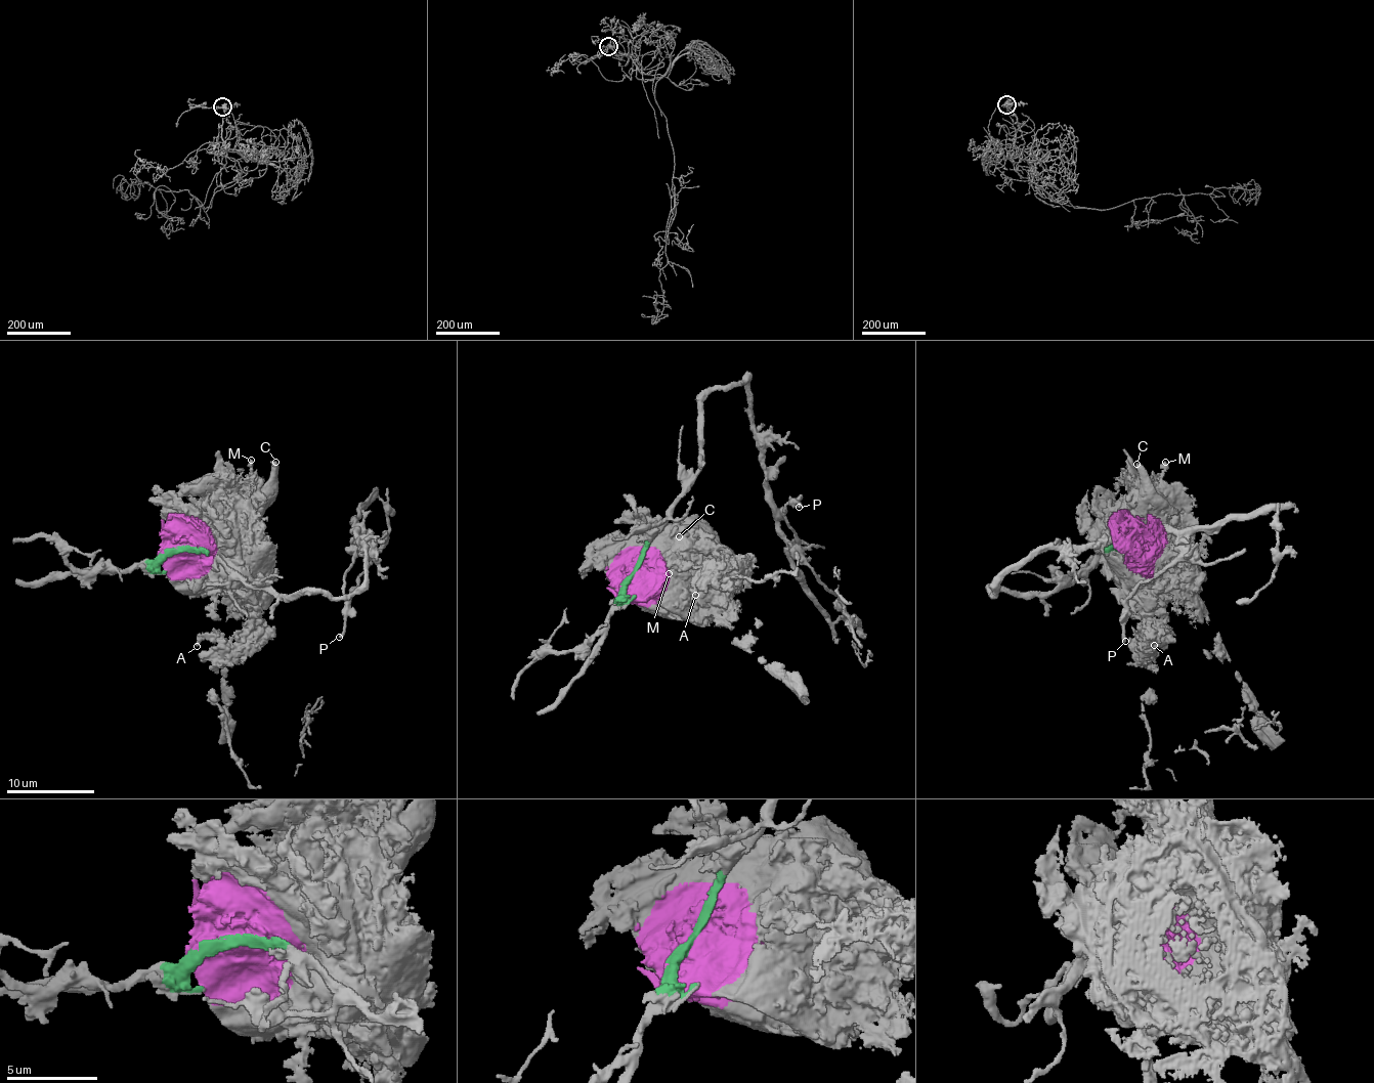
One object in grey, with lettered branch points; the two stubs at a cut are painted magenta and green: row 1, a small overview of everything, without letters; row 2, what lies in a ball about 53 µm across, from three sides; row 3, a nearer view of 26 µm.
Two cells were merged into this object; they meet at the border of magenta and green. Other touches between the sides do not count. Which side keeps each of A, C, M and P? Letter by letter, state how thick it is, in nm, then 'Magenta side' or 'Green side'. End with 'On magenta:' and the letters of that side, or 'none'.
A: Thickness 280 nm. Magenta side
C: Thickness 440 nm. Magenta side
M: Thickness 400 nm. Magenta side
P: Thickness 280 nm. Green side
On magenta: A, C, M

